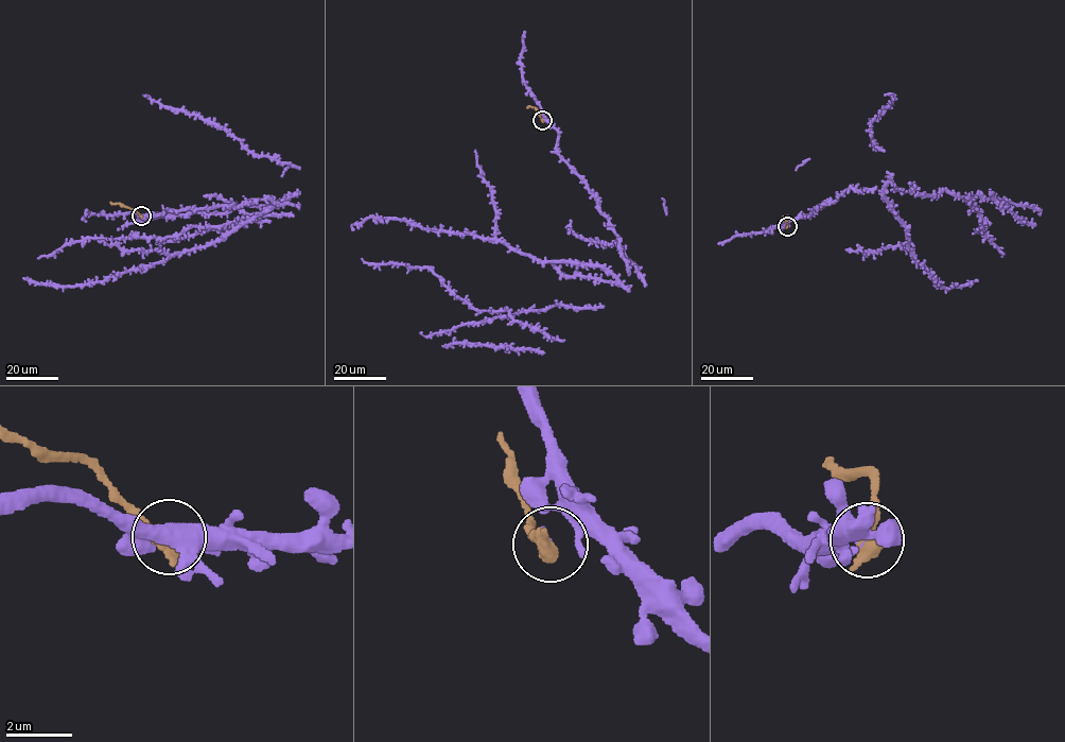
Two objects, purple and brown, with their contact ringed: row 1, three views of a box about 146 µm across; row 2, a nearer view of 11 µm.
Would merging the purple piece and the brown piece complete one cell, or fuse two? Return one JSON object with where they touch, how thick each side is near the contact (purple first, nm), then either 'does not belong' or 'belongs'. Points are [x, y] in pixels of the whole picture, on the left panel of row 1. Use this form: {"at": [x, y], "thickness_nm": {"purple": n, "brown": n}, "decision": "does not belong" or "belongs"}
{"at": [141, 216], "thickness_nm": {"purple": 70, "brown": 550}, "decision": "does not belong"}

